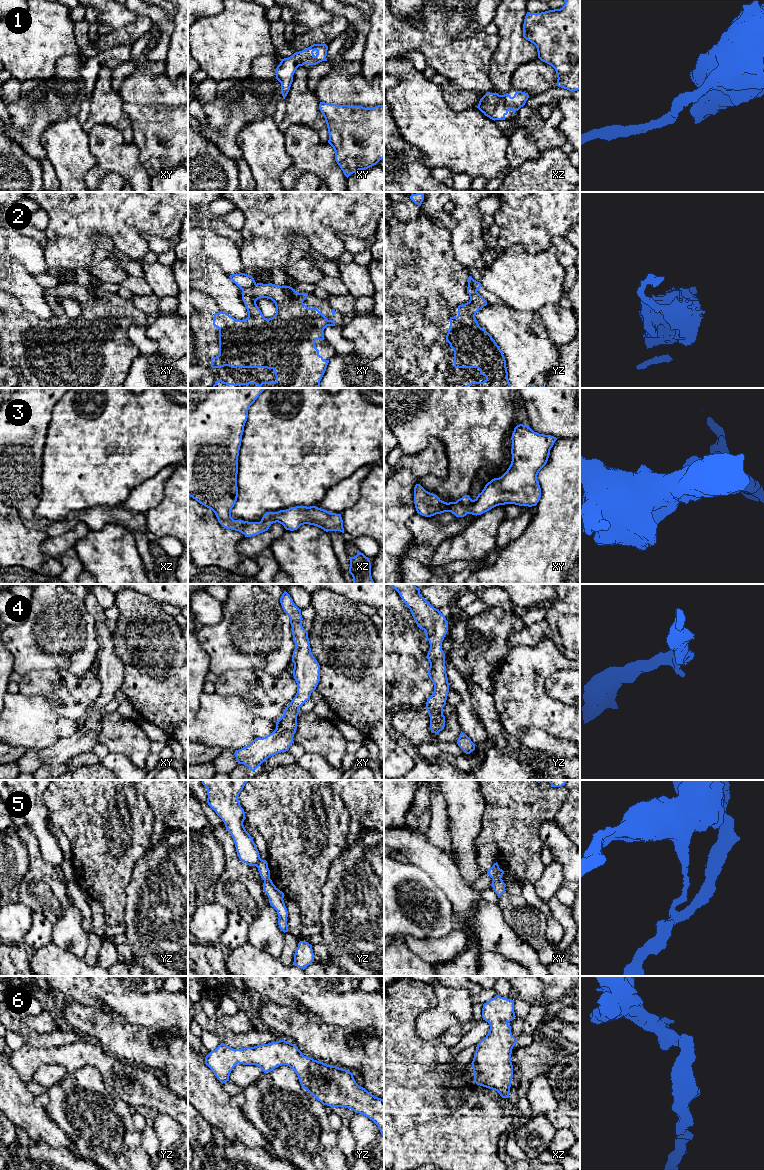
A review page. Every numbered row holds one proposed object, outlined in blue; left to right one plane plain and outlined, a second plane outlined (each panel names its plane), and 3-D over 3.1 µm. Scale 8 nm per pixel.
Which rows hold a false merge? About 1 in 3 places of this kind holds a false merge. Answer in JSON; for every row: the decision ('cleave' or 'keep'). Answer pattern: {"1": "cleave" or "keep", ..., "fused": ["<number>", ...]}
{"1": "keep", "2": "cleave", "3": "keep", "4": "keep", "5": "cleave", "6": "keep", "fused": ["2", "5"]}

